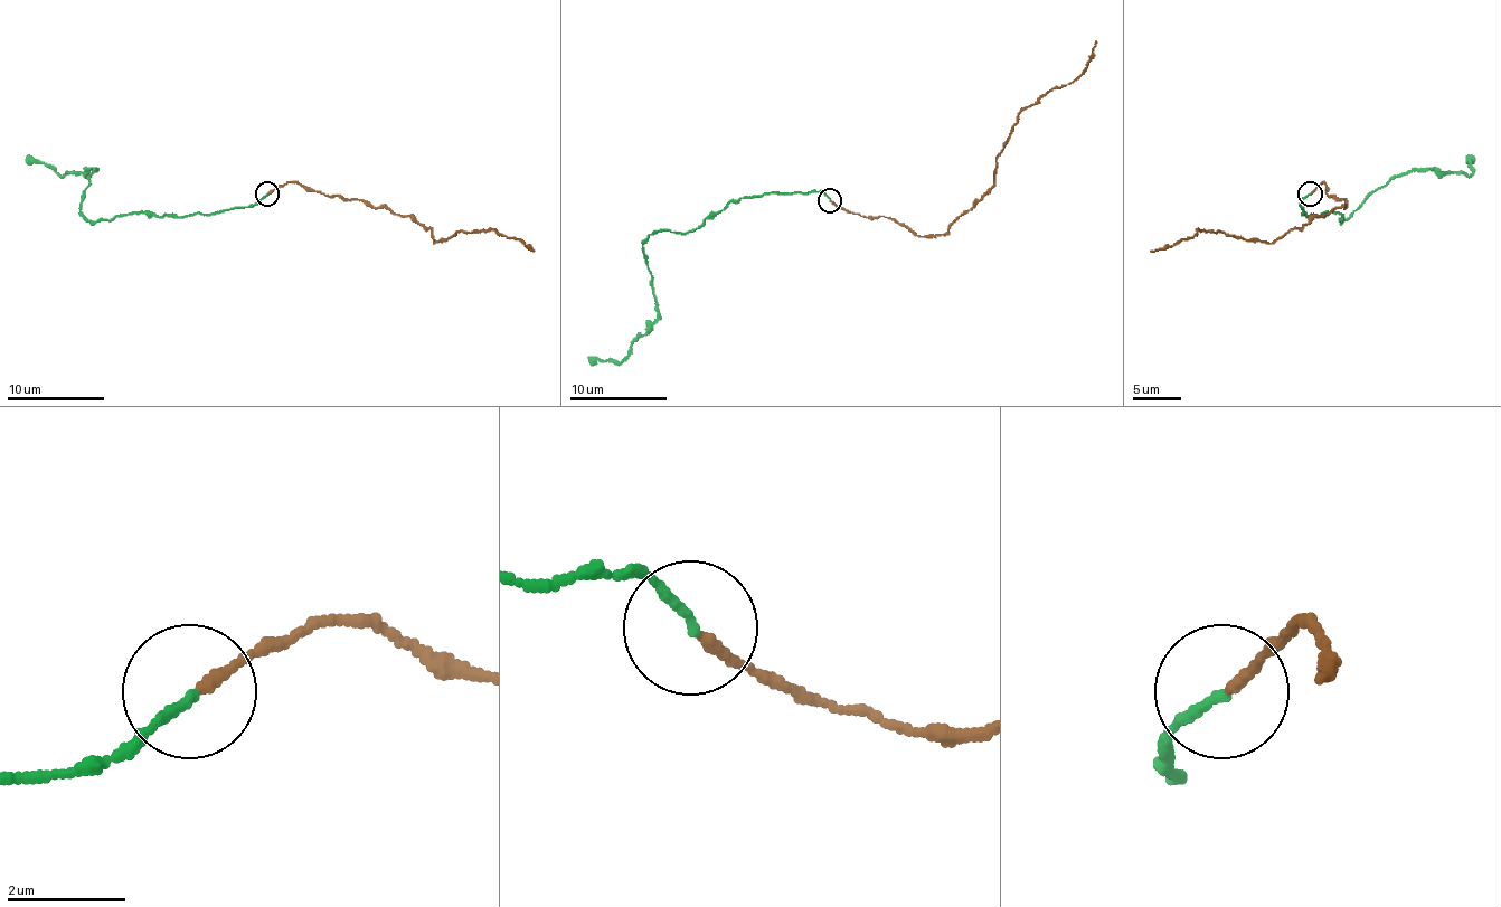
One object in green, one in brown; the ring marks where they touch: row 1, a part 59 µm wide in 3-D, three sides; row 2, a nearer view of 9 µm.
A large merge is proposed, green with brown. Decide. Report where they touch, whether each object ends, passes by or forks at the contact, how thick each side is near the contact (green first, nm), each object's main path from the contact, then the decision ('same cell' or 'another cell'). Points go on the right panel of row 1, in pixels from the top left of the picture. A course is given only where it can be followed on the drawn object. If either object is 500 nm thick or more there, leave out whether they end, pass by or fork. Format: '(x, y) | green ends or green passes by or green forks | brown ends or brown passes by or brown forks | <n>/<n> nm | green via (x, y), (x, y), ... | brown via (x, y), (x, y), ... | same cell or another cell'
(1310, 194) | green ends | brown ends | 140/180 nm | green via (1309, 192), (1302, 215), (1338, 213), (1340, 221), (1396, 176), (1433, 169), (1466, 176), (1472, 169), (1466, 159) | brown via (1311, 192), (1323, 183), (1329, 195), (1346, 200), (1265, 244), (1197, 229), (1151, 251) | same cell

